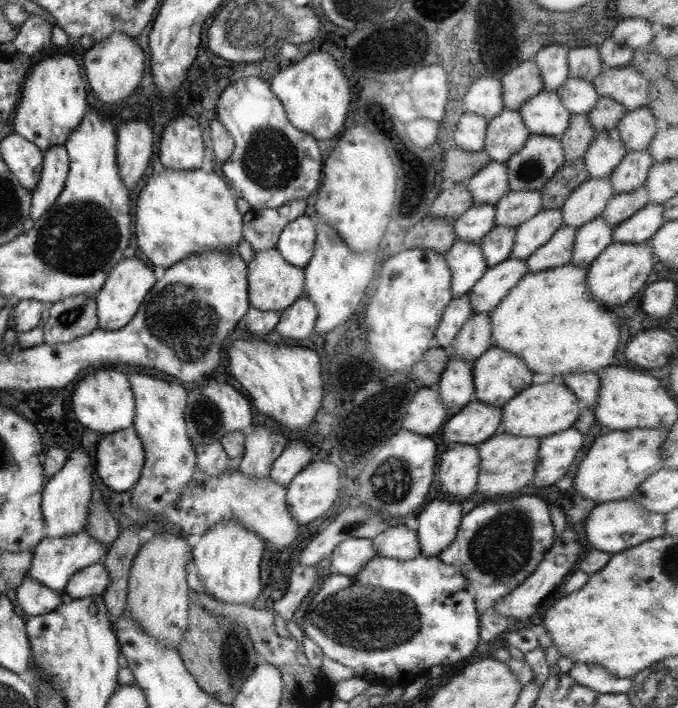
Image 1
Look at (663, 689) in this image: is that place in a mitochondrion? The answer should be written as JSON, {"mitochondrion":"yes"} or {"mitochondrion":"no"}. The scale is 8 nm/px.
{"mitochondrion":"yes"}

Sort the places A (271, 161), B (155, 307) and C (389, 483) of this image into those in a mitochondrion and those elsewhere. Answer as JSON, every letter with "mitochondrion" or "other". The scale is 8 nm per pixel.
{"A":"mitochondrion","B":"mitochondrion","C":"mitochondrion"}

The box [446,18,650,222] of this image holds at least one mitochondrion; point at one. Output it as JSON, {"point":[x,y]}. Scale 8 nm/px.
{"point":[529,169]}

